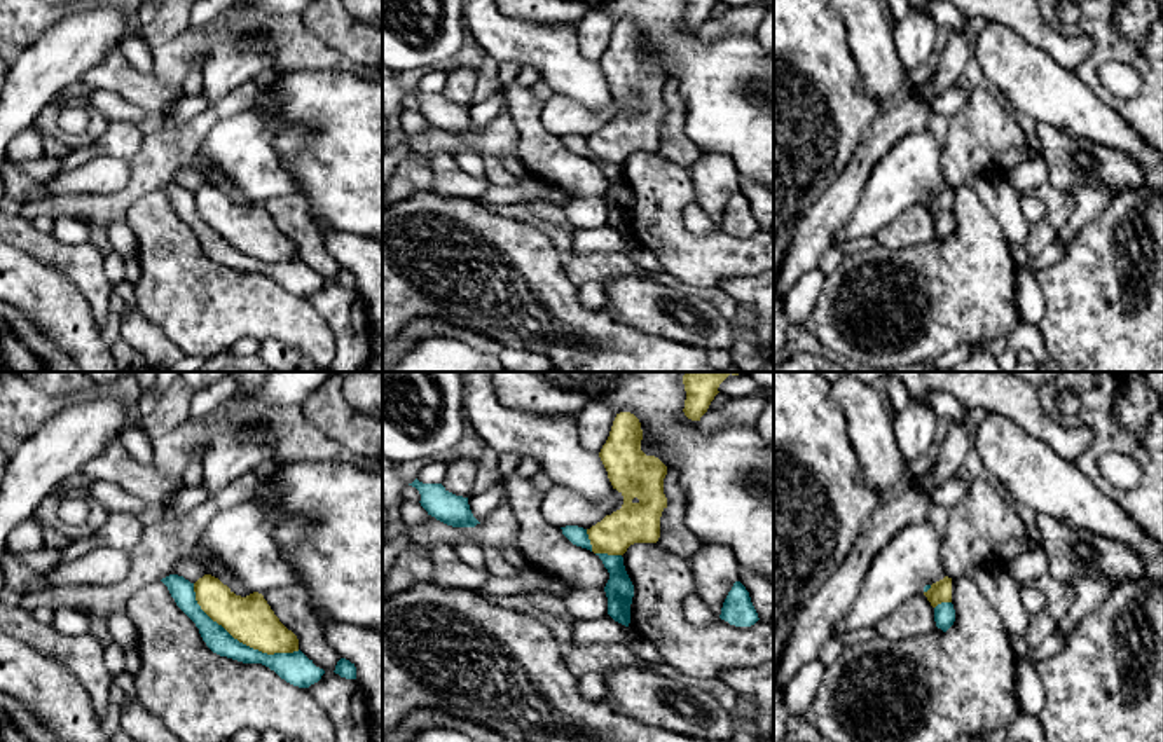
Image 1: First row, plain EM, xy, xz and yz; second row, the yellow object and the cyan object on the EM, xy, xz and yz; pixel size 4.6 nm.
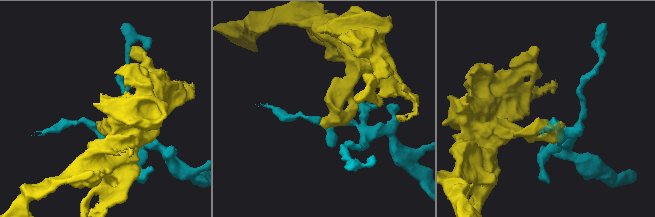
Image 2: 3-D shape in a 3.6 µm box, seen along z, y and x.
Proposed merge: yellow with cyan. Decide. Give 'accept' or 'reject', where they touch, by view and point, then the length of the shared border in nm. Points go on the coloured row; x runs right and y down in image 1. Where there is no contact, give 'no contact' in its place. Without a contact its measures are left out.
accept; contact xy (238, 639); length 600 nm

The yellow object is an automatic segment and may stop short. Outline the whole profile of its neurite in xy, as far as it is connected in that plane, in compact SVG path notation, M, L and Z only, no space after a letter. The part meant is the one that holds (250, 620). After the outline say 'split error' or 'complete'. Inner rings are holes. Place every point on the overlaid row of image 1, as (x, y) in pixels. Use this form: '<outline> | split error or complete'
M178 574L161 581L213 653L262 663L299 688L309 688L325 674L299 649L297 636L279 622L262 594L236 595L211 574L196 583Z | split error

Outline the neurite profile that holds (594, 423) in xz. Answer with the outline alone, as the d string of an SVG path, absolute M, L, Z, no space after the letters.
M588 403L576 416L580 443L594 454L599 454L606 443L616 414L604 403Z

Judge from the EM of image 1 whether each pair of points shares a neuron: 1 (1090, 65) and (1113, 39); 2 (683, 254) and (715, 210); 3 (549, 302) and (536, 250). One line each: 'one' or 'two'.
1: one
2: two
3: one

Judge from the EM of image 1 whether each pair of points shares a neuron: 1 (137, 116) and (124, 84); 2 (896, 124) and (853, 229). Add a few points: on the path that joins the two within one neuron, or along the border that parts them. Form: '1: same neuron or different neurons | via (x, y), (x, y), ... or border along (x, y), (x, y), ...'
1: different neurons | border along (96, 88), (116, 91), (145, 112)
2: different neurons | border along (917, 131), (907, 133), (873, 166), (861, 191)

